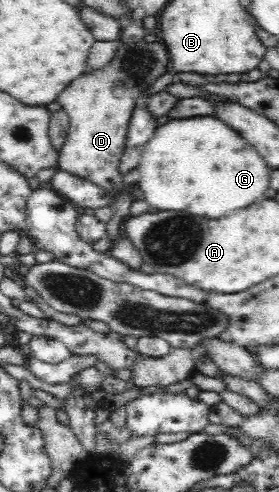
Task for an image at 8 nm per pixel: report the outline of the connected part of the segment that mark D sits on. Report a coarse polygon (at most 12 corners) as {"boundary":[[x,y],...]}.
{"boundary":[[162,41],[120,43],[57,97],[58,170],[111,199],[140,91],[169,69]]}

